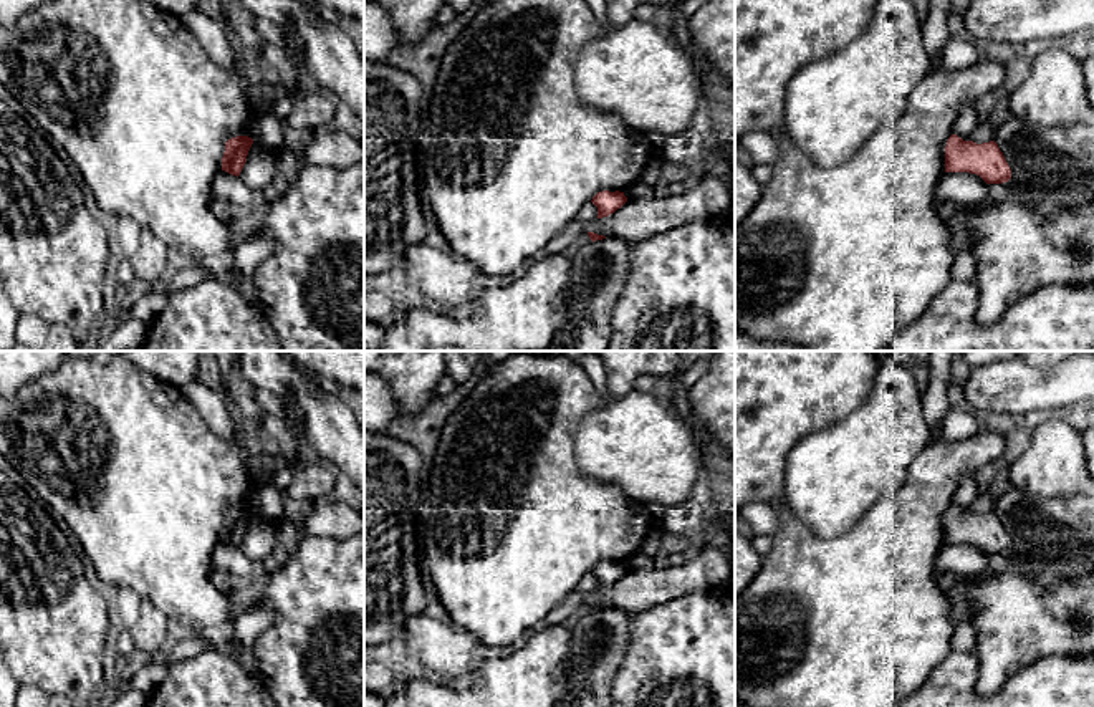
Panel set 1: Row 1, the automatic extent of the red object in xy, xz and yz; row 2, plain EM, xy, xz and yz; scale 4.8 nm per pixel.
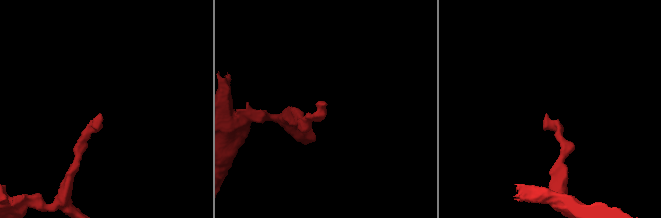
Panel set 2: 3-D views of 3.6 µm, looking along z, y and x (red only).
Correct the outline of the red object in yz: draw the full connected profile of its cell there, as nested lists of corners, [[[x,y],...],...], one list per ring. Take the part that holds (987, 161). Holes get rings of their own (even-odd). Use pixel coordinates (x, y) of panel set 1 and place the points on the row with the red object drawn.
[[[952,134],[945,146],[945,172],[970,172],[986,184],[1011,179],[1011,169],[995,141],[976,144]]]

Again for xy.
[[[237,136],[228,139],[225,142],[225,152],[222,157],[222,171],[238,177],[247,162],[252,144],[253,139],[248,136]]]

